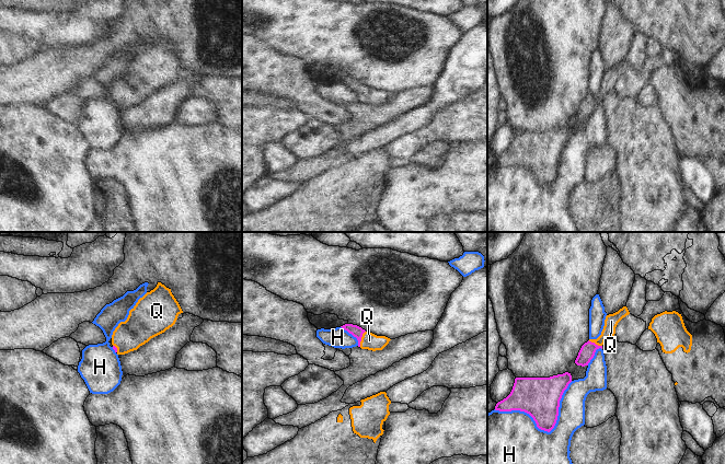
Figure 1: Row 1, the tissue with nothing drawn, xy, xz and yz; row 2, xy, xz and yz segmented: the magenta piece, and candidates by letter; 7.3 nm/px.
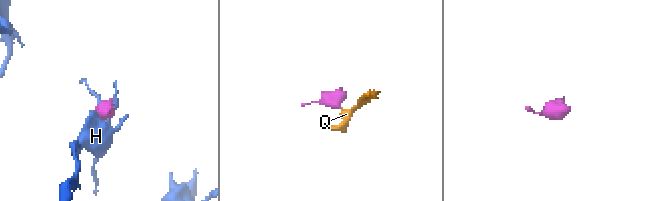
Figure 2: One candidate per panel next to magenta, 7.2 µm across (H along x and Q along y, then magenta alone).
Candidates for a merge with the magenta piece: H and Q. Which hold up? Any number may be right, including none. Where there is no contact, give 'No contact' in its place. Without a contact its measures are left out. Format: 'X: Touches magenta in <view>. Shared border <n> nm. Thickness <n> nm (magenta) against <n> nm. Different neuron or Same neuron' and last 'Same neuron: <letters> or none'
H: Touches magenta in yz. Shared border 600 nm. Thickness 300 nm (magenta) against 380 nm. Different neuron
Q: Touches magenta in xz. Shared border 130 nm. Thickness 90 nm (magenta) against 120 nm. Same neuron
Same neuron: Q.

